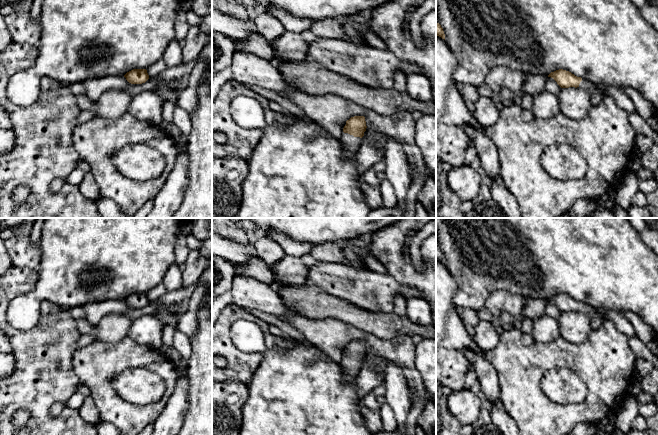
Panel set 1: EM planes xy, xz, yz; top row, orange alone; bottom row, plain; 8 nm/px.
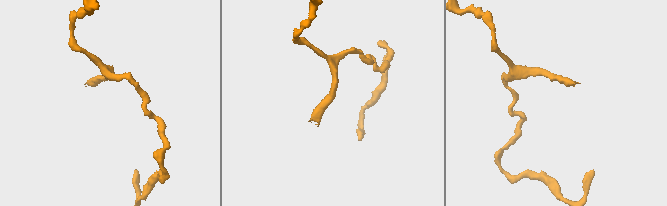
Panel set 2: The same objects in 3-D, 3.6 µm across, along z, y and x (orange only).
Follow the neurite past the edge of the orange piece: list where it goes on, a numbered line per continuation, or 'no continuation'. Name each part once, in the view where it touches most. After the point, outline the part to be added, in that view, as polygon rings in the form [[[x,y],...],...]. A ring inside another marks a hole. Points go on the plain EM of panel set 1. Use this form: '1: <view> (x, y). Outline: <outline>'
1: xz (351, 368). Outline: [[[344,356],[341,357],[339,362],[344,371],[345,381],[352,382],[359,373],[362,367],[362,362],[354,361],[353,359]]]

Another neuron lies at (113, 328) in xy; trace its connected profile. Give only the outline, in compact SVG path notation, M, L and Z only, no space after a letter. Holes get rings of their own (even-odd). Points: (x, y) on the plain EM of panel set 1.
M108 314L98 325L92 326L87 319L76 320L81 335L92 335L98 341L118 343L128 336L132 319L122 314Z

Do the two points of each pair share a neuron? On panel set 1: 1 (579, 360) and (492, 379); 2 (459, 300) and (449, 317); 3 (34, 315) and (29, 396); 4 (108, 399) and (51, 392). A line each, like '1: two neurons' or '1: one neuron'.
1: two neurons
2: two neurons
3: two neurons
4: two neurons

